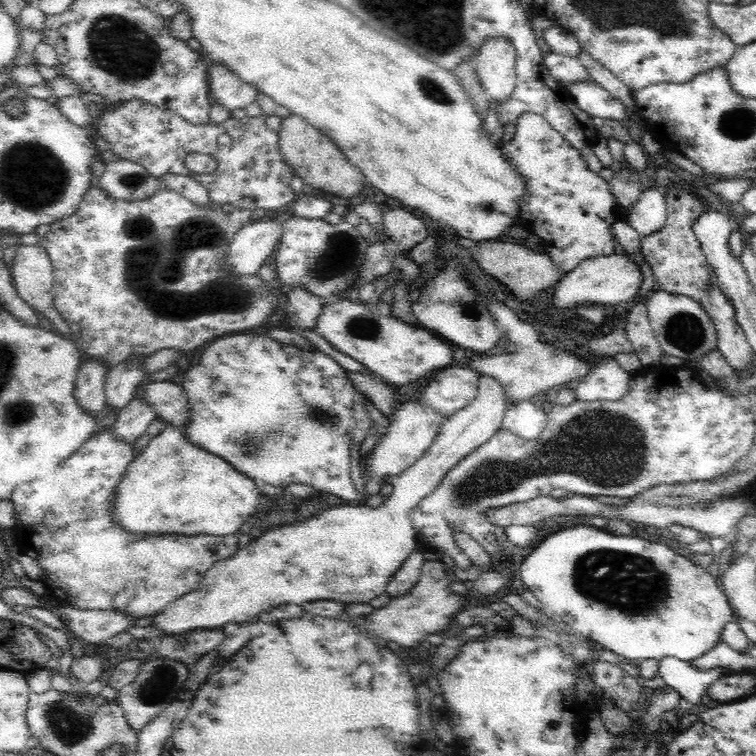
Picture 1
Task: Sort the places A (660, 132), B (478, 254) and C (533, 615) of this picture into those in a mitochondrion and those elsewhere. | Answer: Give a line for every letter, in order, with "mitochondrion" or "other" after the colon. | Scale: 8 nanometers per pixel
A: other
B: other
C: other

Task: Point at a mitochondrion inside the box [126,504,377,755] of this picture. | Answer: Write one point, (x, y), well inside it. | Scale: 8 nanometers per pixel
(169, 667)

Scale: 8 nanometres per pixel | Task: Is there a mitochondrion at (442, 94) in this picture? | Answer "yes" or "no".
yes

